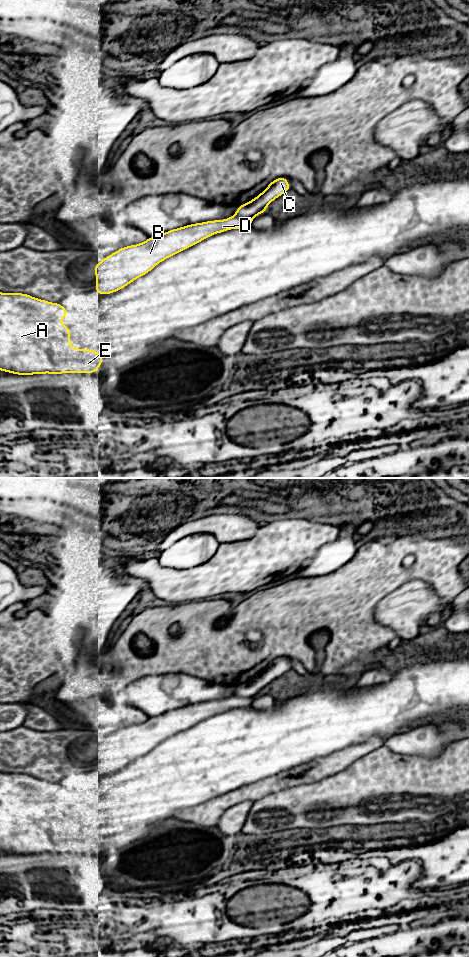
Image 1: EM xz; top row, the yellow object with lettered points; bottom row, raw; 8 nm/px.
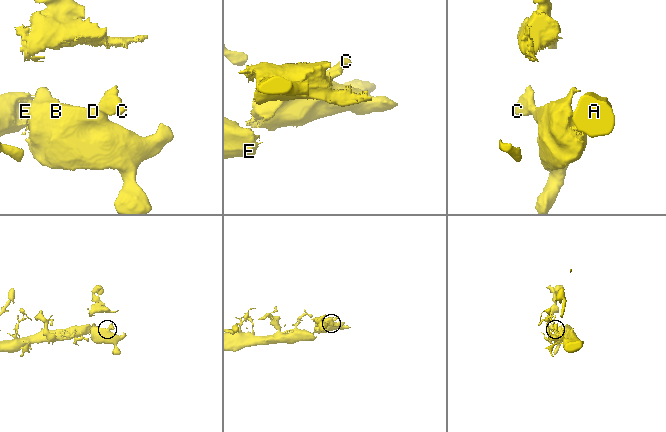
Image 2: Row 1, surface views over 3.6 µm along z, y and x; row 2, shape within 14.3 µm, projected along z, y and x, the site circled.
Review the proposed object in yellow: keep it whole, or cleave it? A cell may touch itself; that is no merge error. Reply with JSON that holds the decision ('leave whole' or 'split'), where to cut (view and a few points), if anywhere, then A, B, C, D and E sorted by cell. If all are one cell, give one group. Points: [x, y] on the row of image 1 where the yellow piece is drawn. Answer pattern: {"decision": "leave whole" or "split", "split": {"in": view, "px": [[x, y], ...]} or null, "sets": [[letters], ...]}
{"decision": "split", "split": {"in": "xz", "px": [[235, 214], [252, 219]]}, "sets": [["A", "B", "D", "E"], ["C"]]}

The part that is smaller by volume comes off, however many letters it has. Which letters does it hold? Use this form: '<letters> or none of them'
C

